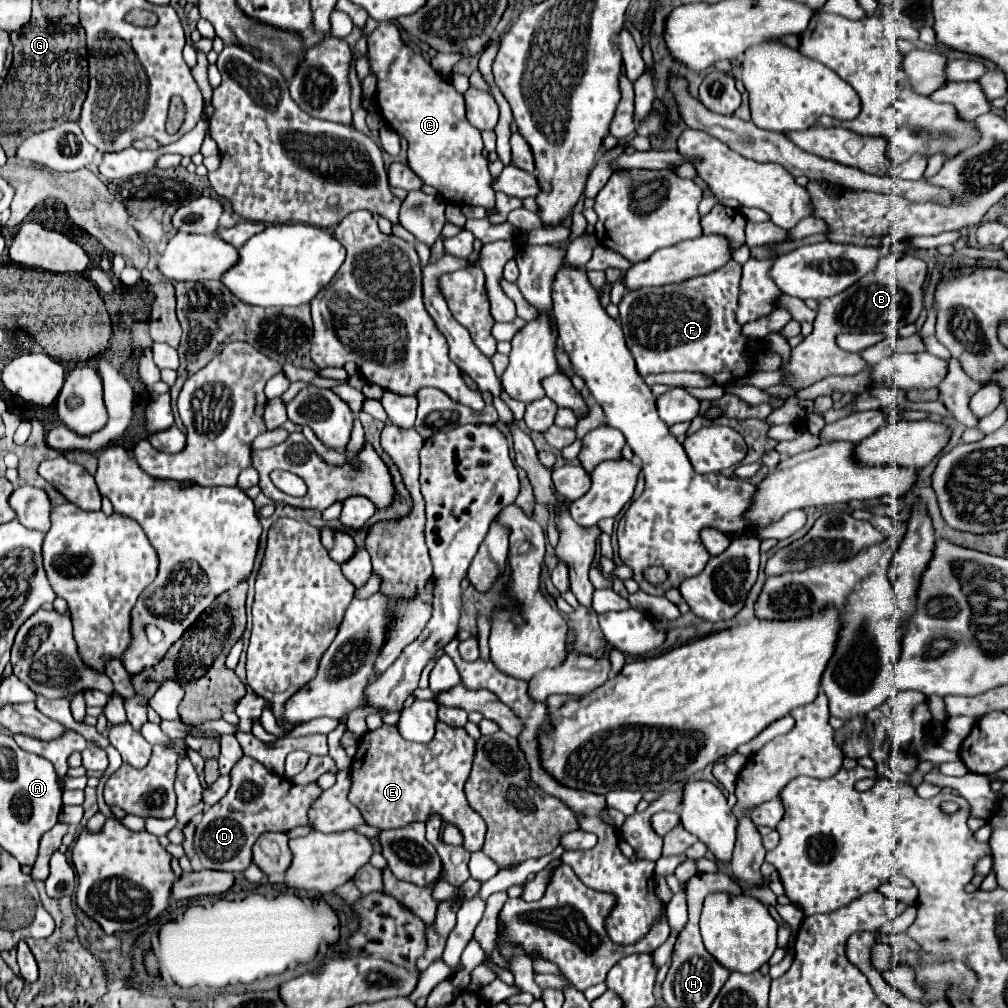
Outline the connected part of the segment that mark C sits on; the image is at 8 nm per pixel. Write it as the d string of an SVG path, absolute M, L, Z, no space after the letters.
M377 24L377 28L367 36L367 58L371 74L377 78L377 90L375 90L375 106L387 126L395 130L399 136L403 136L409 144L409 166L411 170L429 186L435 186L439 190L439 196L449 204L473 204L483 206L485 210L495 210L495 192L491 188L491 174L487 168L487 158L483 158L483 140L481 132L469 124L465 118L465 102L463 96L453 88L453 84L439 76L431 64L417 54L413 48L409 48L401 40L399 28L391 24Z

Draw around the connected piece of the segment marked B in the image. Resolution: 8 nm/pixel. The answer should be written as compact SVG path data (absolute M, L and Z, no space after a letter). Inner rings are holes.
M903 256L899 260L881 258L879 266L857 280L845 292L825 298L819 302L817 318L813 322L813 332L795 348L791 348L789 362L781 366L785 378L781 384L801 390L827 376L847 376L857 374L867 368L867 362L859 354L845 352L837 346L835 338L841 332L895 332L905 324L911 324L919 318L923 310L923 280L927 266L915 256ZM921 290L921 304L919 304Z

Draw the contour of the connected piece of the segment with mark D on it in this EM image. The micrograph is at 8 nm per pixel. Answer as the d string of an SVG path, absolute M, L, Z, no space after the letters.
M243 756L231 770L231 788L215 806L203 812L195 830L195 848L201 864L211 870L243 872L253 862L251 848L263 832L289 832L295 826L309 824L309 808L321 796L317 782L309 784L309 796L303 786L293 784L285 776L271 774L263 764Z

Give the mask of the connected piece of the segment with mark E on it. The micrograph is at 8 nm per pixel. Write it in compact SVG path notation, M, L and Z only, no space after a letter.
M443 722L437 724L437 734L429 744L415 744L399 736L397 726L381 726L373 732L365 732L359 740L359 750L351 764L351 792L349 800L355 804L369 826L383 830L403 828L411 822L427 822L429 816L439 816L443 824L453 824L463 834L463 848L467 852L479 852L485 842L485 822L471 810L463 786L471 772L471 762L475 754L475 740L465 732L465 728L451 728Z

